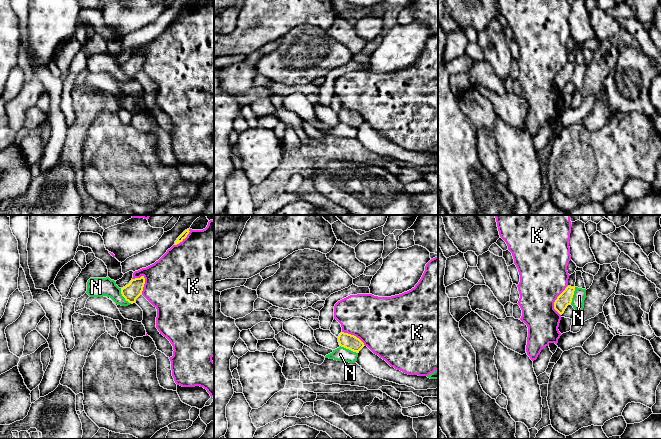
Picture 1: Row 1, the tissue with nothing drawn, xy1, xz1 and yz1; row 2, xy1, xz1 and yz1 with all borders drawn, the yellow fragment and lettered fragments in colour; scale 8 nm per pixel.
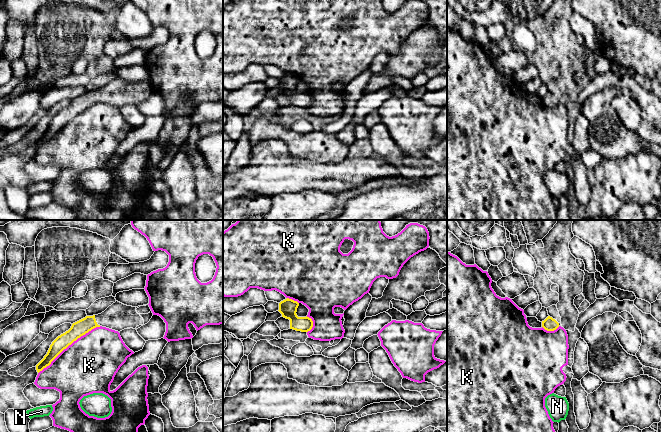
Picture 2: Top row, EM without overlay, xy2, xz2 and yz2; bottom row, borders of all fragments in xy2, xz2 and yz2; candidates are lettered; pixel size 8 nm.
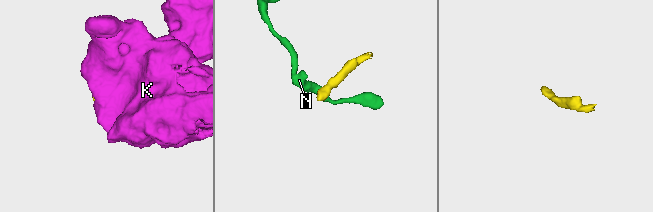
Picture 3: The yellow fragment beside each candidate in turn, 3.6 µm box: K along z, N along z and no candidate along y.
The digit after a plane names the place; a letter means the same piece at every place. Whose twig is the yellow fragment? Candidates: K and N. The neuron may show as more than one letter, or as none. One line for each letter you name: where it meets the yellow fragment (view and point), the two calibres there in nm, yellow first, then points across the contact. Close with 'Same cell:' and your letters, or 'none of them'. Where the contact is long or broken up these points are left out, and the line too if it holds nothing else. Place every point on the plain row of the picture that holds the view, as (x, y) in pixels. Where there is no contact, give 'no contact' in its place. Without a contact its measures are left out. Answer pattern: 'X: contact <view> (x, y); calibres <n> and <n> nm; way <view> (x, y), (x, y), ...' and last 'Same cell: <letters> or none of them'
Same cell: none of them

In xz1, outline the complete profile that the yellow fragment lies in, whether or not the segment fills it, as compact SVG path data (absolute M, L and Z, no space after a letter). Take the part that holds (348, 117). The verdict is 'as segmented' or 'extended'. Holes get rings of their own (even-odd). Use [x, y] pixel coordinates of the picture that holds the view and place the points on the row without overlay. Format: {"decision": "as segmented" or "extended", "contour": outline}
{"decision": "as segmented", "contour": "M341 108L337 114L341 123L356 129L359 129L359 127L365 122L359 114L348 109Z"}

